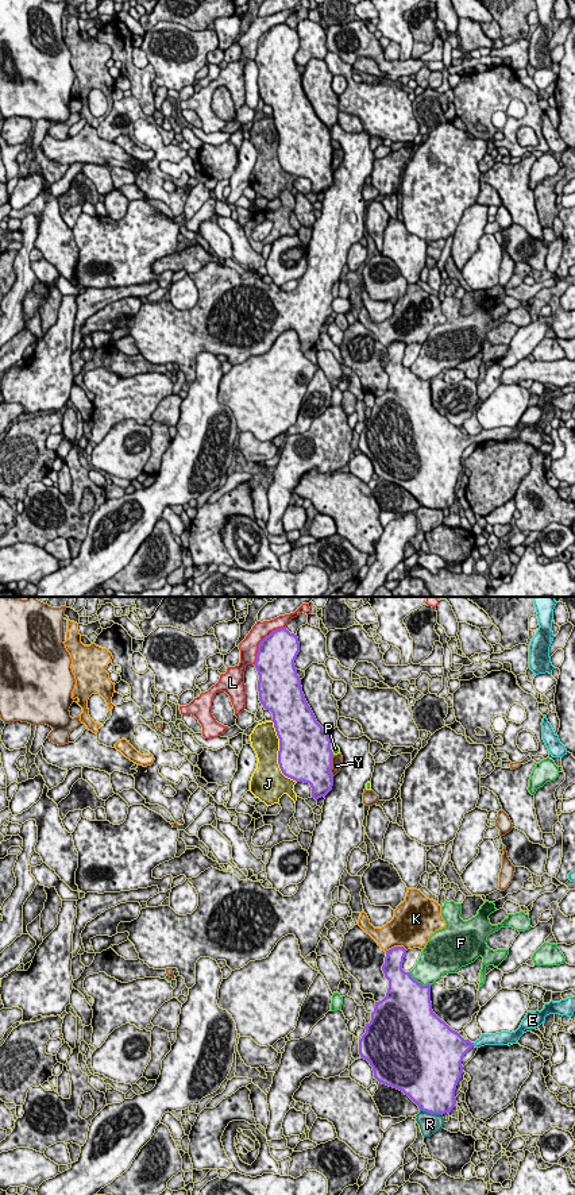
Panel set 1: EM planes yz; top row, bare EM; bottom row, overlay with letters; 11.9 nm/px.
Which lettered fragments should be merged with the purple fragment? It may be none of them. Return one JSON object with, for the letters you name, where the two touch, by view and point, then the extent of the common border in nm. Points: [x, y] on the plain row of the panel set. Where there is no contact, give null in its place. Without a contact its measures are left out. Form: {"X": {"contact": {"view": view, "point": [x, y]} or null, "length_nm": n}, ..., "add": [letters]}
{"E": {"contact": {"view": "yz", "point": [473, 439]}, "length_nm": 60}, "add": ["E"]}

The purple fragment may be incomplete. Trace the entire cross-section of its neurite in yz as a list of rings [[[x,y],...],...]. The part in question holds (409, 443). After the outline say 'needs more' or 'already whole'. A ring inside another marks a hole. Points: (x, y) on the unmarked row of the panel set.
[[[394,342],[386,346],[382,366],[389,375],[386,392],[375,397],[371,416],[366,419],[366,428],[359,435],[359,450],[367,455],[374,466],[374,473],[389,482],[397,483],[408,490],[420,505],[431,509],[445,509],[456,500],[455,485],[463,469],[463,452],[472,443],[485,440],[508,440],[518,437],[525,424],[535,424],[544,419],[549,409],[572,412],[575,406],[575,392],[549,397],[541,406],[528,406],[516,427],[501,427],[482,429],[471,437],[460,428],[452,425],[432,405],[431,381],[422,381],[414,375],[410,367],[402,365],[406,344]]] | needs more

